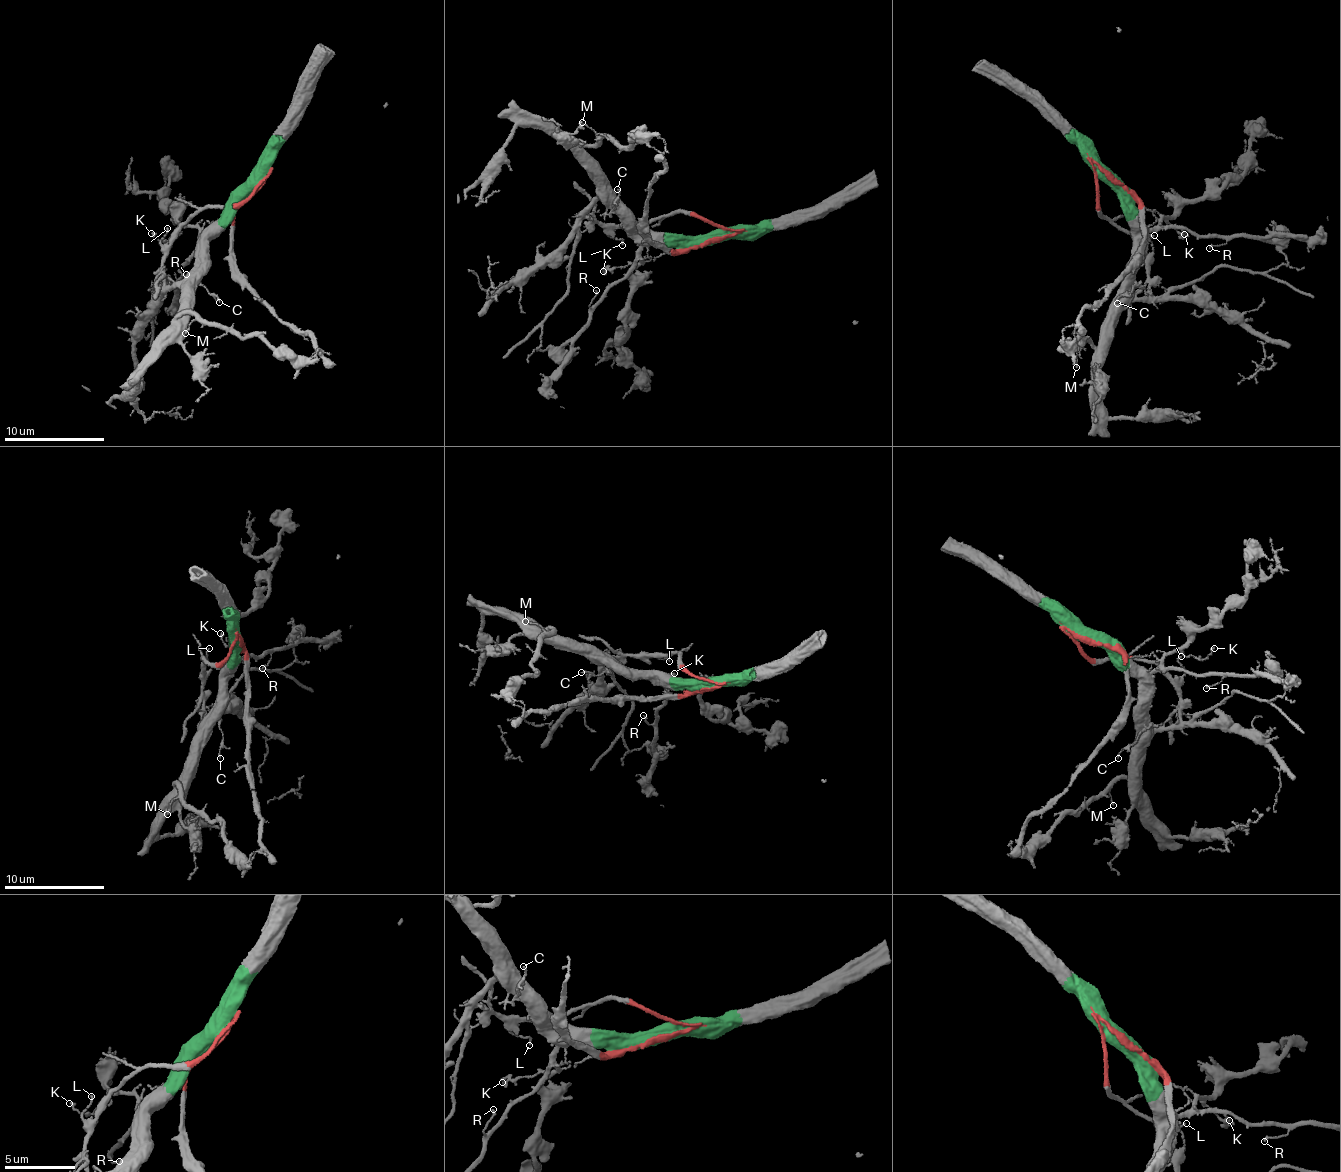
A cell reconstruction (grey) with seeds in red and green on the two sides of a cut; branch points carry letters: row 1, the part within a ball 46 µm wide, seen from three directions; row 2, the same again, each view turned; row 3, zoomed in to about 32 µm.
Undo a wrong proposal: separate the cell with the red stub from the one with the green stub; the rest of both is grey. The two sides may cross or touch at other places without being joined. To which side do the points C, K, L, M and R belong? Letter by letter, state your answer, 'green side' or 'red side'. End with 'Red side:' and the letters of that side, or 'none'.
C: green side
K: green side
L: red side
M: green side
R: green side
Red side: L

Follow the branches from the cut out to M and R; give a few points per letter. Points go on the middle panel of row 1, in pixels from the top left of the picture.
M: (719, 238), (657, 236), (620, 211), (604, 178), (583, 149), (595, 144), (597, 138), (582, 123)
R: (719, 238), (667, 240), (641, 247), (624, 278), (608, 284), (592, 307), (595, 290)

